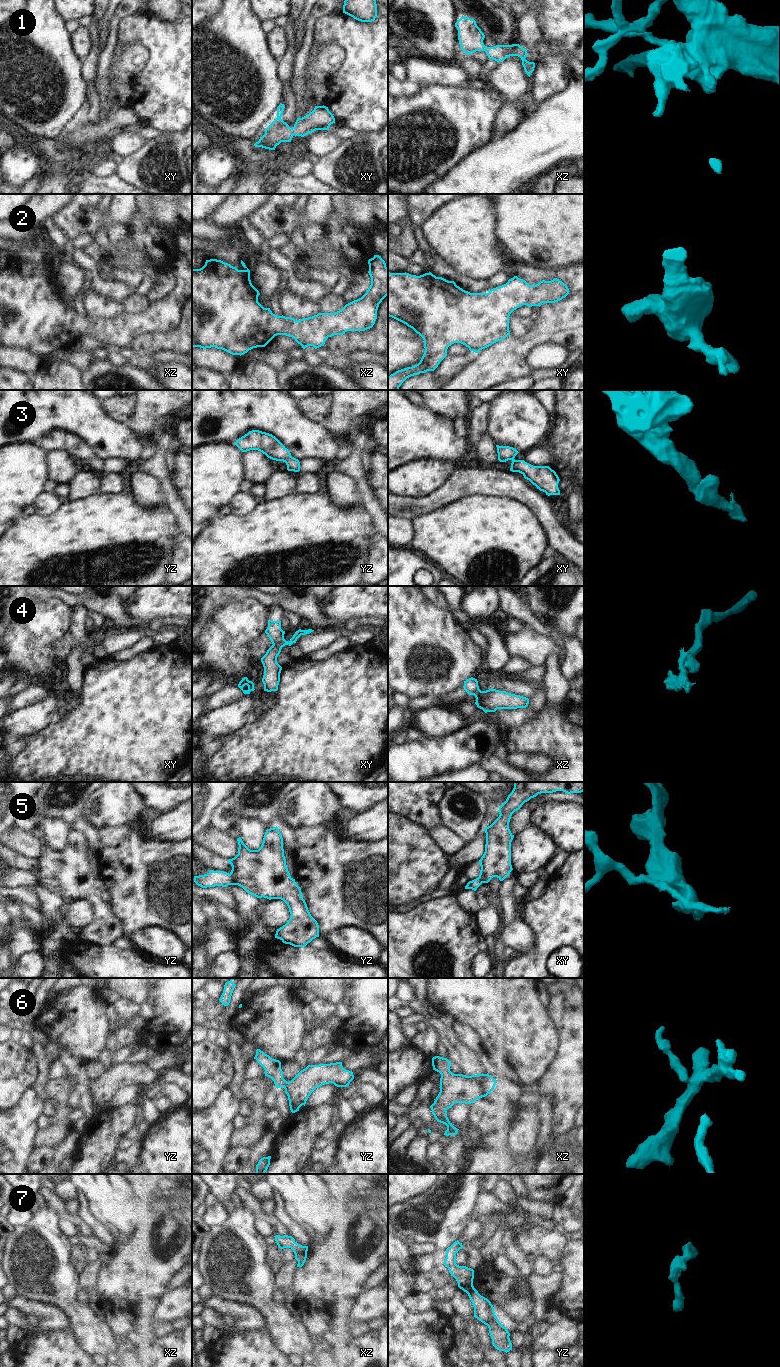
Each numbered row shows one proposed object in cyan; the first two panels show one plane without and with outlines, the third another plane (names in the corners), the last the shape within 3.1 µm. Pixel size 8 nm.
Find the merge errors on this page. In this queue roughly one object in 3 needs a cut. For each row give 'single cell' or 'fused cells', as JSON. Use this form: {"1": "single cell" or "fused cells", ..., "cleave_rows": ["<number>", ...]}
{"1": "single cell", "2": "single cell", "3": "single cell", "4": "fused cells", "5": "fused cells", "6": "single cell", "7": "single cell", "cleave_rows": ["4", "5"]}

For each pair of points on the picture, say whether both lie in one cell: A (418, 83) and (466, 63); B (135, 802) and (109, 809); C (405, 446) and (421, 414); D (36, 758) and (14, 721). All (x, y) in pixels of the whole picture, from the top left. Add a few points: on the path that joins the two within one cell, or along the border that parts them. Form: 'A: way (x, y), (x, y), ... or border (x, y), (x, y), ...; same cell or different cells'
A: border (462, 68), (471, 79); different cells
B: way (129, 804), (115, 804); same cell
C: way (405, 438), (420, 422); same cell
D: border (45, 727), (23, 739); different cells

